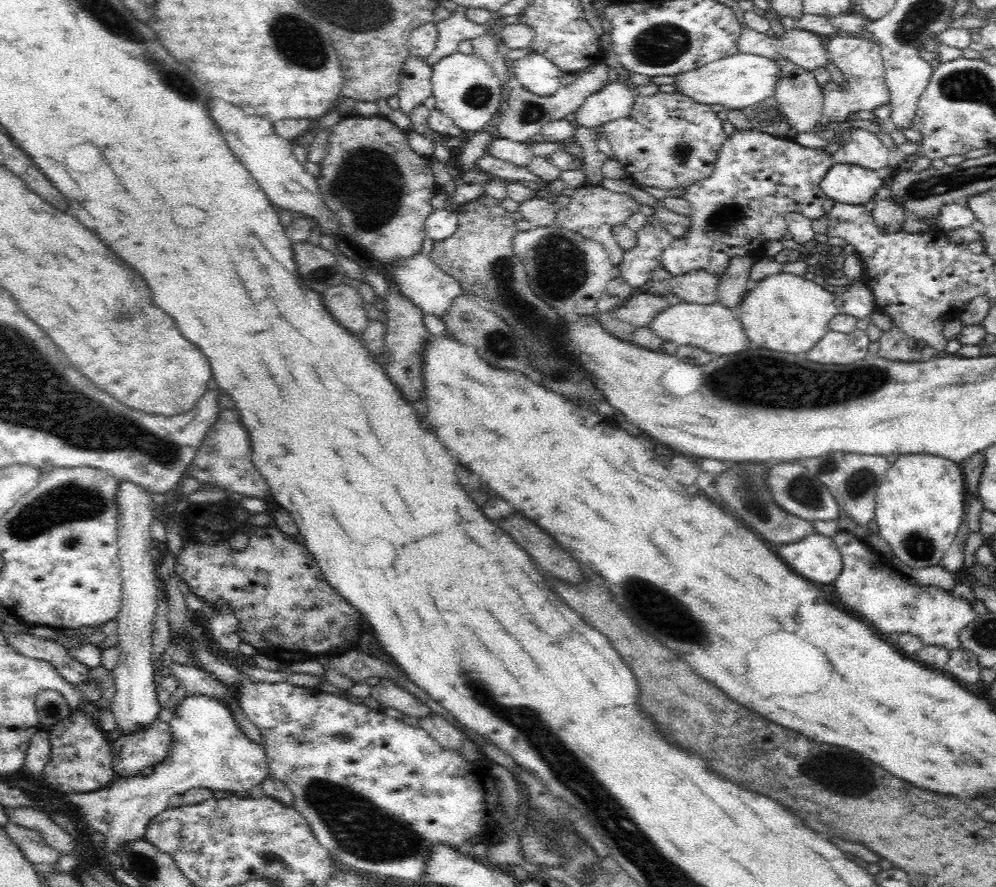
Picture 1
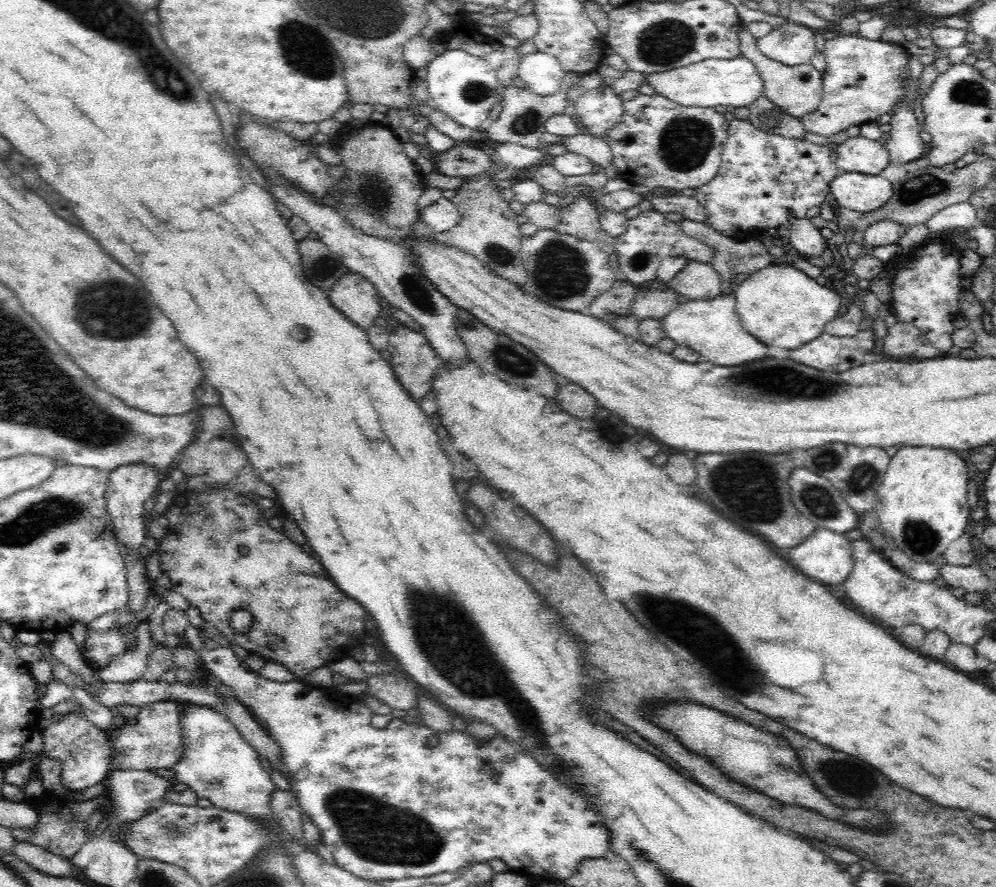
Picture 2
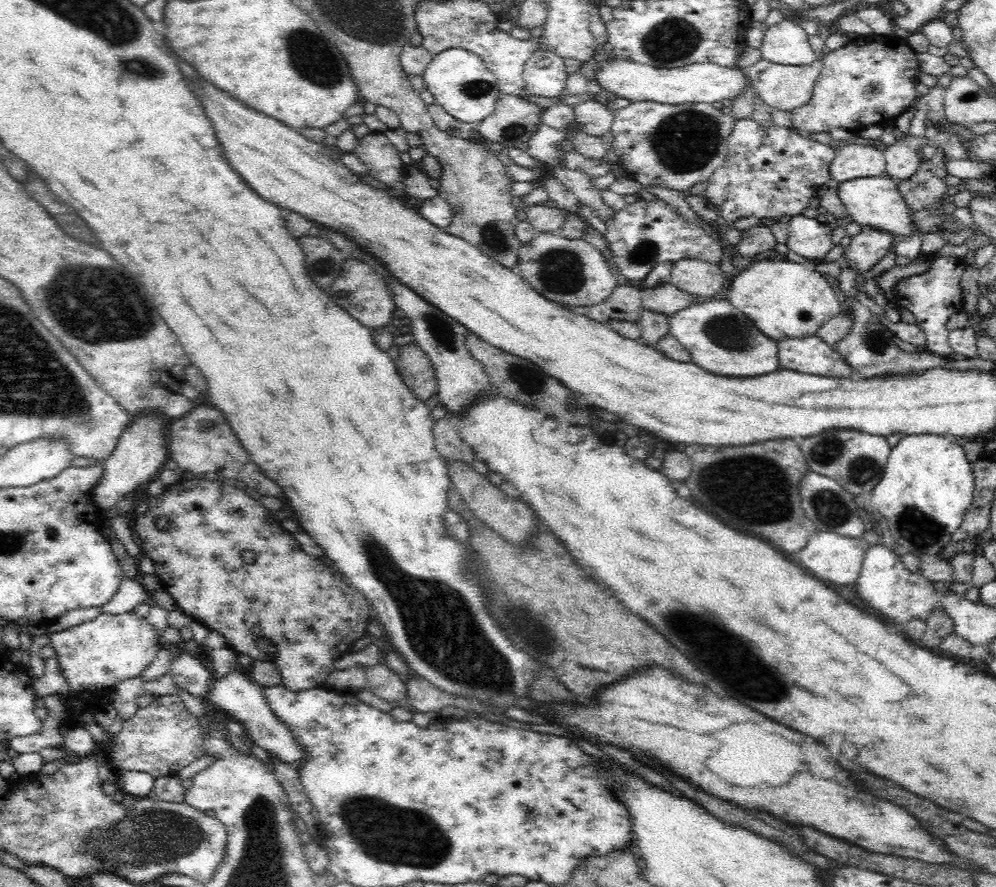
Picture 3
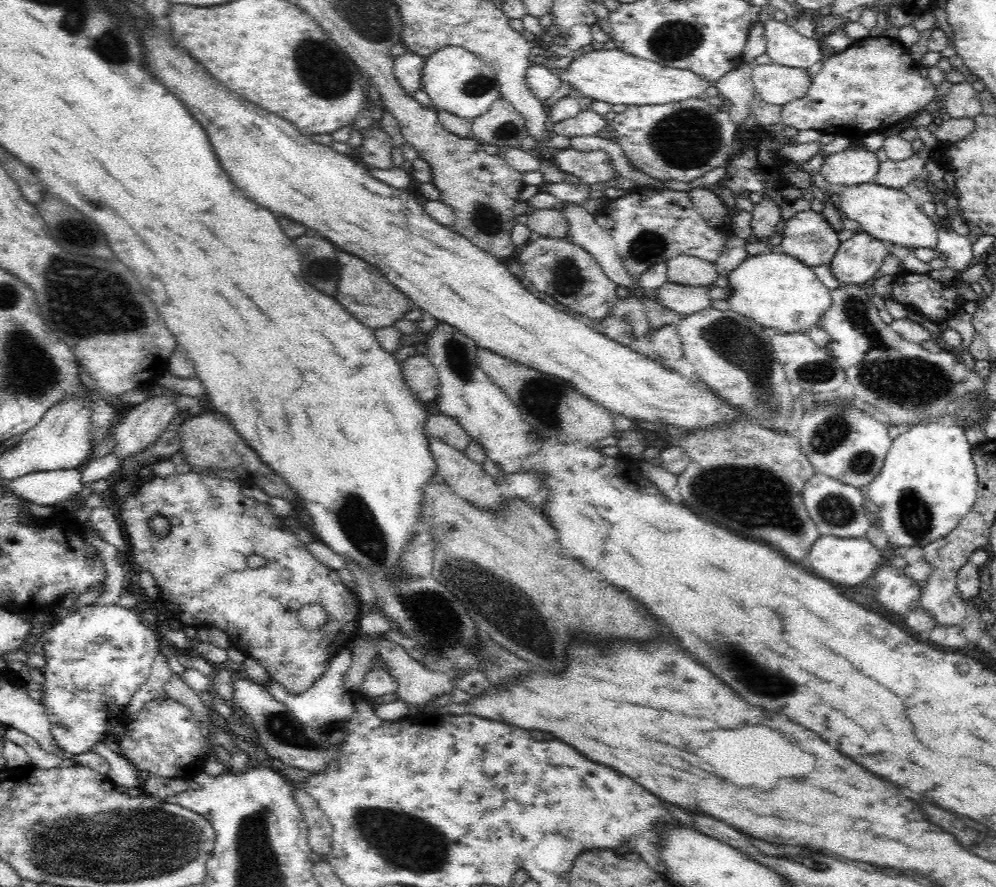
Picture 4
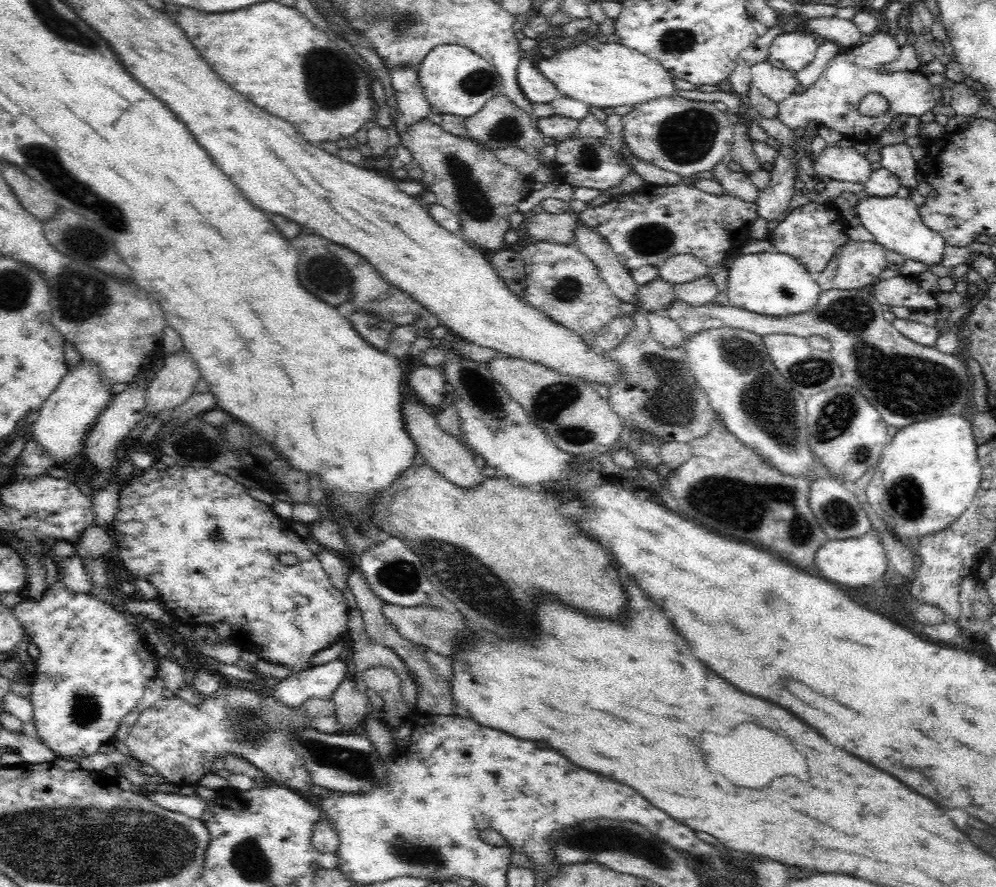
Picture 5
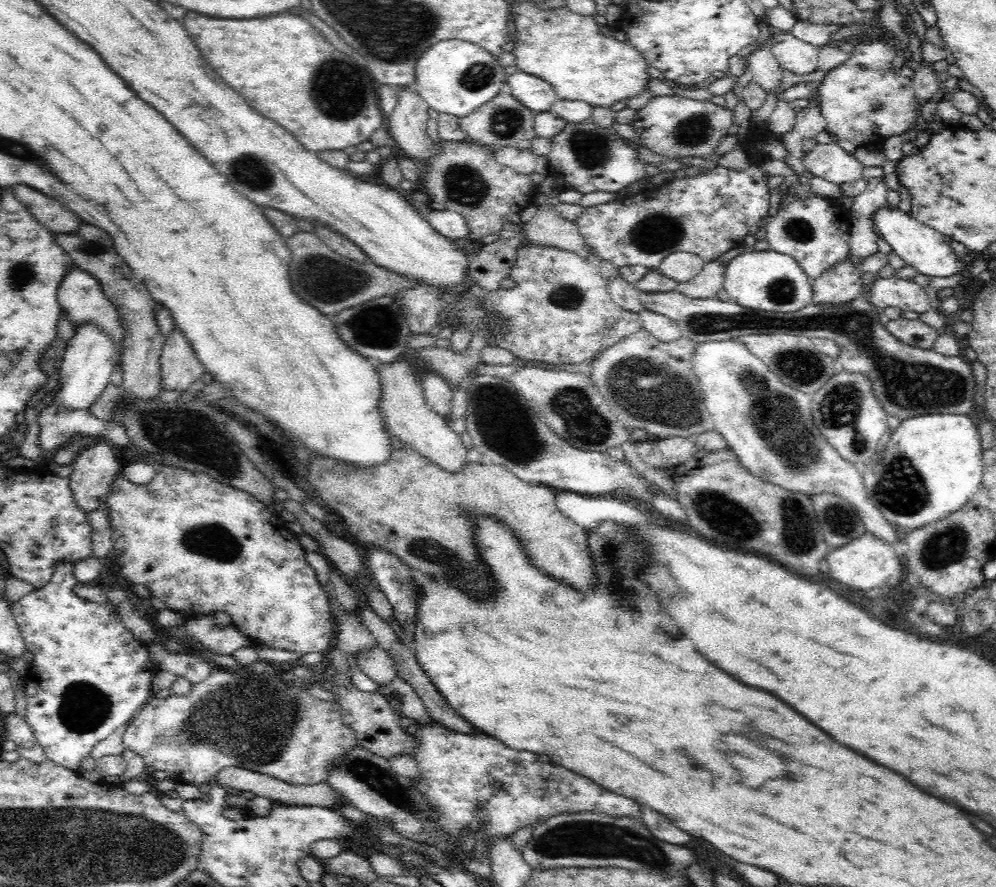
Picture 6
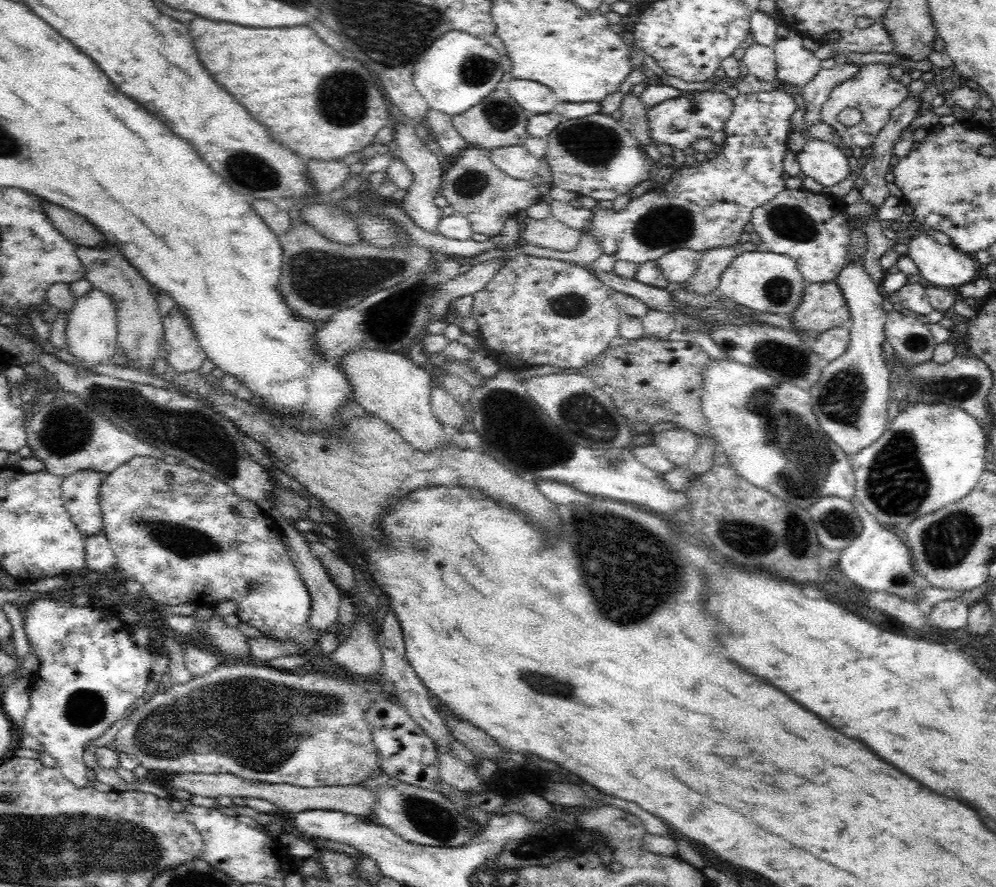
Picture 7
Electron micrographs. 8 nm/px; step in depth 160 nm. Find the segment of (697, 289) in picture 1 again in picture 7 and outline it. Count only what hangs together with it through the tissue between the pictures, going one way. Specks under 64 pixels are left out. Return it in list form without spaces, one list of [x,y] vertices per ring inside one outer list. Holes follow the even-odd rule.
[[[691,249],[672,250],[656,259],[657,265],[668,279],[668,282],[683,283],[690,280],[702,260],[703,253]]]

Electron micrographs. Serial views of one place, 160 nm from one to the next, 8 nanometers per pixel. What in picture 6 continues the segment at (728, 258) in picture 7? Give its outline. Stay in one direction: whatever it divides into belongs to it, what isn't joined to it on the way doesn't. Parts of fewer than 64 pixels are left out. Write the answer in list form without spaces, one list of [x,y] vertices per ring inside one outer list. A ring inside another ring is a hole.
[[[712,260],[702,266],[702,270],[686,282],[678,282],[675,290],[690,298],[709,299],[716,297],[723,288],[725,266],[720,261]]]

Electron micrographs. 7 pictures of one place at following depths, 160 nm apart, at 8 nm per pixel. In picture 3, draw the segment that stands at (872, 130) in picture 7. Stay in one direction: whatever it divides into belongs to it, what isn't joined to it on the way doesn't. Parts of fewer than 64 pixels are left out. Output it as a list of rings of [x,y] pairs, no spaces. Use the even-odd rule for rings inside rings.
[[[871,33],[858,35],[852,40],[825,55],[822,70],[813,88],[812,98],[807,106],[792,111],[794,126],[808,133],[830,132],[834,128],[845,128],[853,132],[868,124],[885,125],[892,123],[898,116],[911,107],[916,97],[916,85],[921,72],[916,52],[909,46],[905,36],[886,36]]]

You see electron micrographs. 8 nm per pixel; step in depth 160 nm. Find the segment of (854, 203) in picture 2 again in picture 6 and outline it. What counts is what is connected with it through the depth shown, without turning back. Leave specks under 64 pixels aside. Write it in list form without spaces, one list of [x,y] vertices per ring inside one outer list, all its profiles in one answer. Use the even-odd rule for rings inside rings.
[[[888,204],[881,206],[872,213],[875,229],[892,247],[892,251],[904,259],[905,264],[914,267],[918,273],[926,276],[952,276],[961,273],[970,262],[954,254],[949,239],[941,232],[917,221],[911,213],[904,212],[900,207]]]

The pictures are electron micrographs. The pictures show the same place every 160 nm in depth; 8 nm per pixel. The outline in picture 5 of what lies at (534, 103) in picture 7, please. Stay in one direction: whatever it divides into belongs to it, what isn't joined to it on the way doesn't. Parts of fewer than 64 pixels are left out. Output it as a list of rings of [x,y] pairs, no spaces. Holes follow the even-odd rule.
[[[524,57],[520,61],[517,79],[520,89],[532,103],[544,103],[549,107],[553,100],[562,97],[554,82],[548,80],[529,58]]]

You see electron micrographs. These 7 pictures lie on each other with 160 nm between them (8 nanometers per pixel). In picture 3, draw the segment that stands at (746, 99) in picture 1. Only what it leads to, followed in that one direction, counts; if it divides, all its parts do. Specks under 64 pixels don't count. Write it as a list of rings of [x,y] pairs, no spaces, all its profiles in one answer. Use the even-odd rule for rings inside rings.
[[[628,60],[610,61],[603,63],[603,67],[594,79],[604,90],[609,90],[613,97],[627,98],[631,102],[660,102],[661,104],[691,104],[691,103],[712,103],[723,100],[734,100],[740,94],[751,89],[747,74],[742,71],[742,67],[722,67],[712,62],[694,63],[681,66],[680,68],[656,68],[648,64],[640,64]]]

